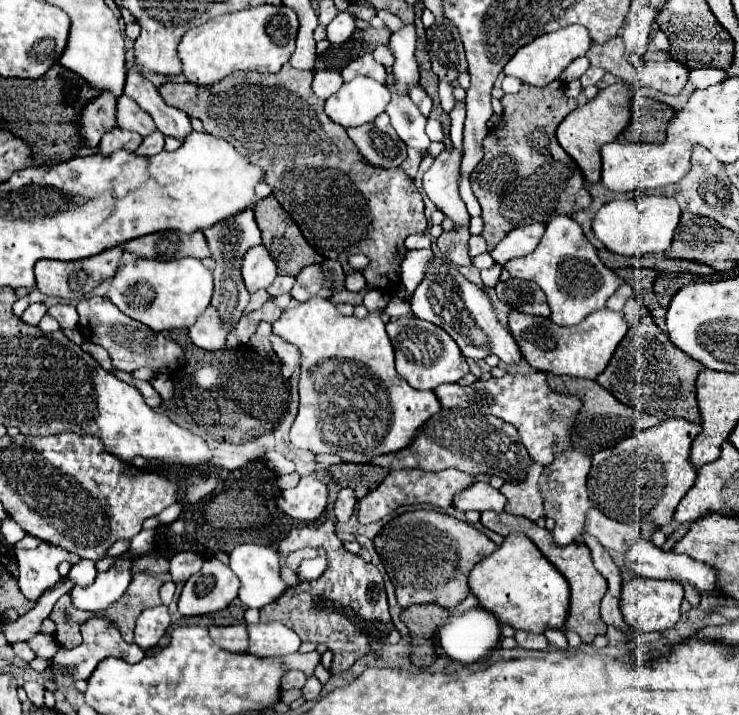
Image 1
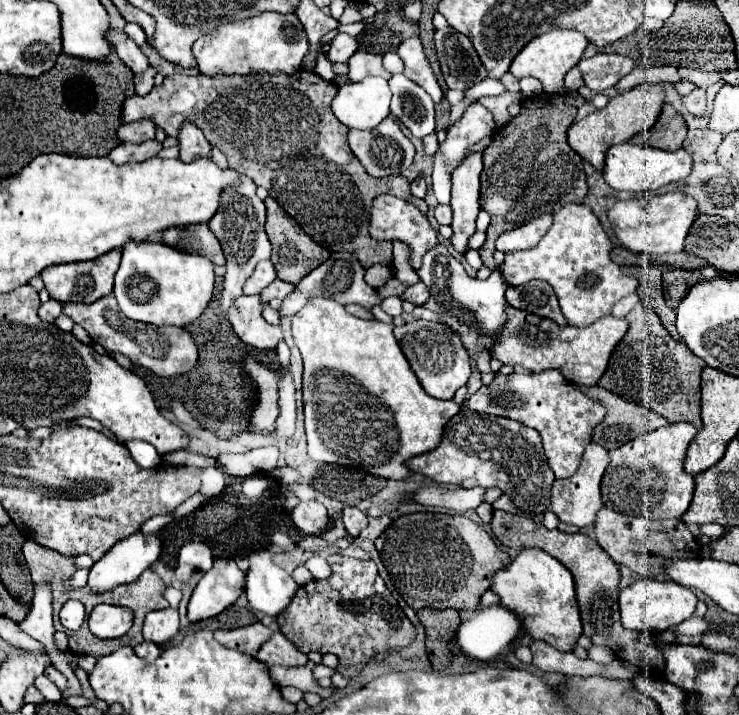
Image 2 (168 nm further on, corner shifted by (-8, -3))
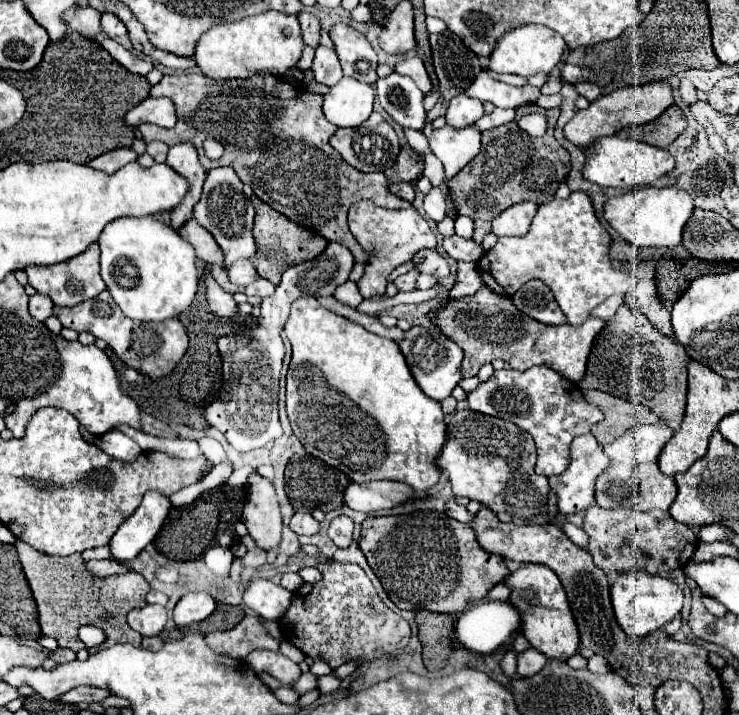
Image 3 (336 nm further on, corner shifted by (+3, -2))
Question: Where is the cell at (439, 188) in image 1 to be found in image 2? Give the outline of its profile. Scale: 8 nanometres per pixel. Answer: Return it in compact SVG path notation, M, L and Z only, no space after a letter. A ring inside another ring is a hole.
M479 102L471 104L465 110L463 118L447 130L447 140L441 144L441 154L445 164L463 160L473 144L477 144L485 136L491 136L495 130L497 126L493 122L493 114Z

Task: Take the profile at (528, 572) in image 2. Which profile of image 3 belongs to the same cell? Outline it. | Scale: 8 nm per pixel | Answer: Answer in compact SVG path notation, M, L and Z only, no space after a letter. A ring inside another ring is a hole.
M528 563L522 565L518 571L514 571L504 583L512 589L510 603L522 615L522 635L530 641L530 645L536 651L544 653L548 659L560 659L560 661L568 661L568 657L578 653L580 633L556 573L552 573L544 565Z

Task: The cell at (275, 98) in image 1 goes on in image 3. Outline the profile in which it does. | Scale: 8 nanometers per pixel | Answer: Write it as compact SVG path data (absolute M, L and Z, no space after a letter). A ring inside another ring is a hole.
M188 73L184 79L164 75L164 79L150 89L150 95L154 97L170 97L176 105L176 115L178 121L172 129L156 127L150 123L144 123L140 127L140 135L144 141L162 141L168 147L176 143L192 143L200 155L200 163L206 171L214 167L232 167L236 175L240 177L242 183L248 183L254 189L254 195L258 195L264 203L272 205L276 211L292 219L294 223L306 227L308 231L322 235L328 241L336 241L344 247L348 247L358 263L368 261L368 253L358 245L358 241L352 237L348 229L348 209L352 203L358 199L372 199L378 207L388 207L388 209L402 209L410 207L408 201L402 201L394 197L388 191L388 183L384 173L360 173L354 167L348 167L340 155L332 149L328 143L330 137L334 135L336 127L324 117L322 113L322 95L308 93L298 85L292 85L284 81L282 77L264 73L264 75L254 75L250 79L232 79L232 81L212 81L202 73ZM212 137L222 141L224 145L224 155L218 161L210 161L204 155L202 143Z

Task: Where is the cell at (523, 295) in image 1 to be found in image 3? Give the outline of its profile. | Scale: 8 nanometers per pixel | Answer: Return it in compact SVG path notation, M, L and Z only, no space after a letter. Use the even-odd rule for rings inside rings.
M528 281L522 285L516 295L512 295L514 305L528 317L544 323L544 325L564 325L566 315L560 311L552 291L542 281Z

